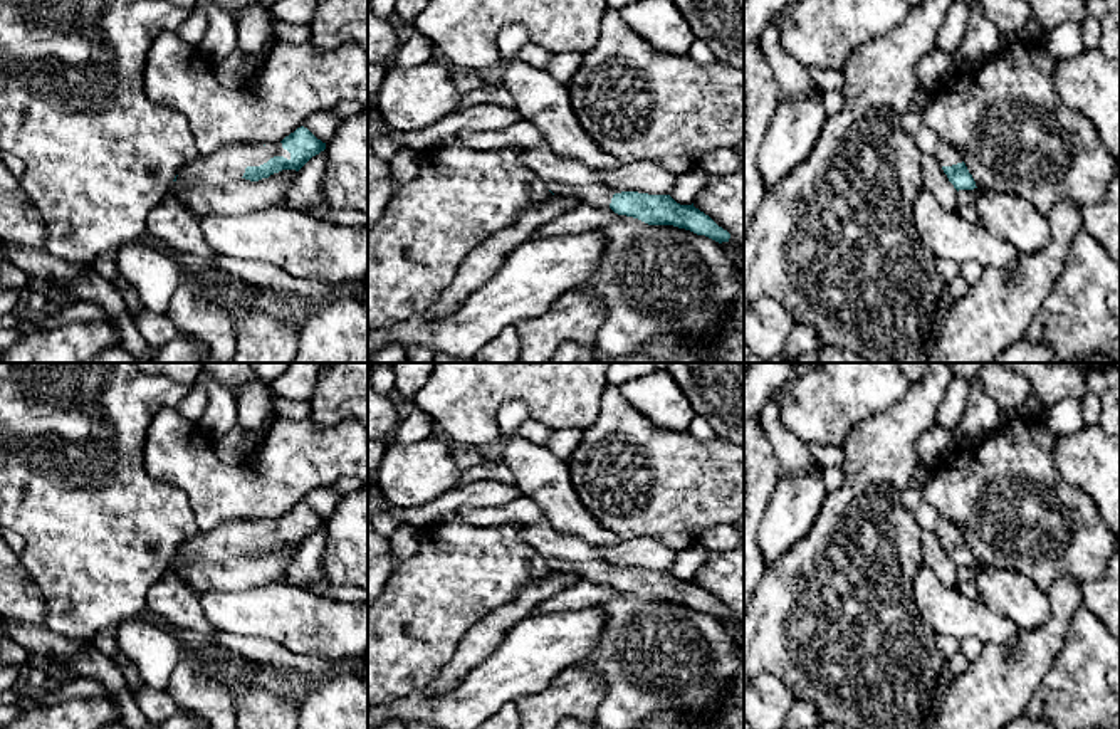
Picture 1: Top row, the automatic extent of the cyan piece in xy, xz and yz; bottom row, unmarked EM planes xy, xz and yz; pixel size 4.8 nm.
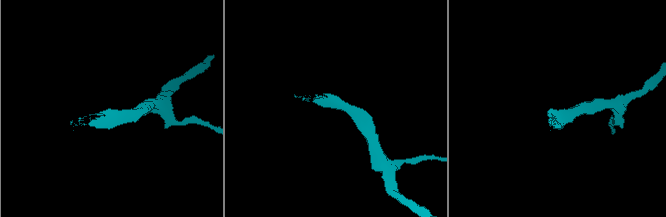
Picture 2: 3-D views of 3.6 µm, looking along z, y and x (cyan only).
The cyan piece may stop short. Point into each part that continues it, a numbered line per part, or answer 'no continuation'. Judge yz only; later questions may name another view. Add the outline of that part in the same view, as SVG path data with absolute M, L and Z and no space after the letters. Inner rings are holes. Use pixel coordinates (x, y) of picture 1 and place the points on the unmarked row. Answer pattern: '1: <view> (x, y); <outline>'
1: yz (946, 531); M940 517L934 531L942 543L952 543L952 541L962 539L960 531L945 517Z

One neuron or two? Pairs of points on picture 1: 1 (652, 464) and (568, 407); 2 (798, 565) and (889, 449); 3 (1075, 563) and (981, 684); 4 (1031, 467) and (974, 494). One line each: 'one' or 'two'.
1: two
2: one
3: two
4: one

